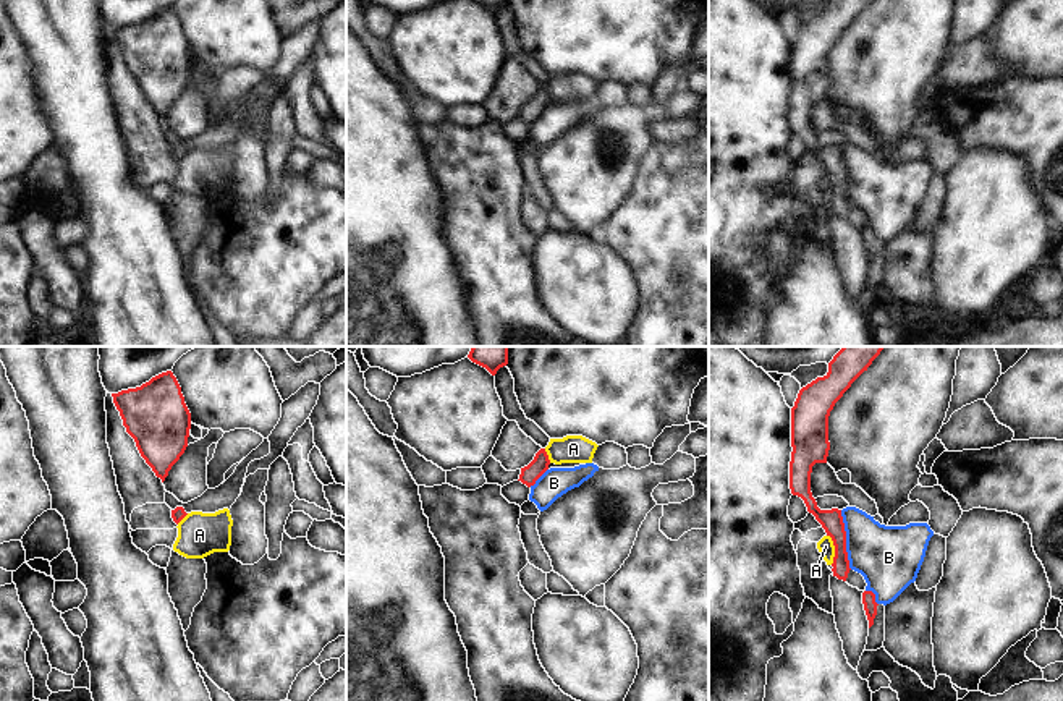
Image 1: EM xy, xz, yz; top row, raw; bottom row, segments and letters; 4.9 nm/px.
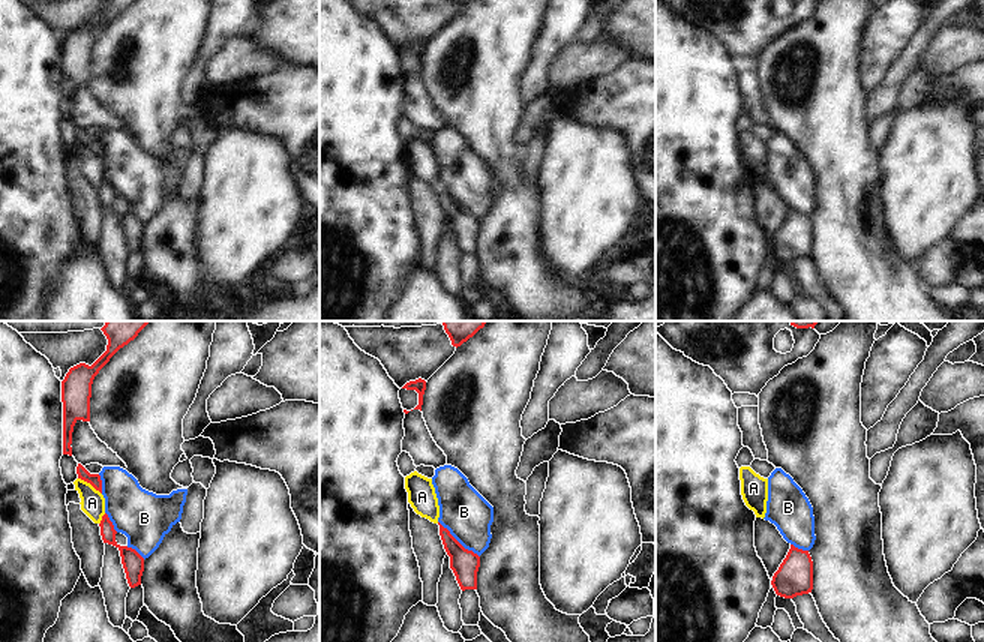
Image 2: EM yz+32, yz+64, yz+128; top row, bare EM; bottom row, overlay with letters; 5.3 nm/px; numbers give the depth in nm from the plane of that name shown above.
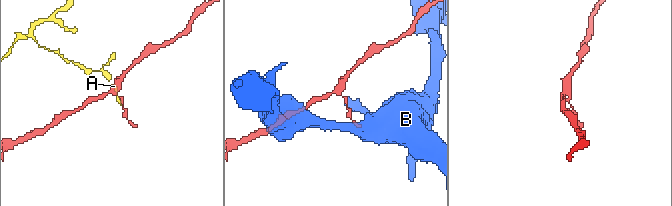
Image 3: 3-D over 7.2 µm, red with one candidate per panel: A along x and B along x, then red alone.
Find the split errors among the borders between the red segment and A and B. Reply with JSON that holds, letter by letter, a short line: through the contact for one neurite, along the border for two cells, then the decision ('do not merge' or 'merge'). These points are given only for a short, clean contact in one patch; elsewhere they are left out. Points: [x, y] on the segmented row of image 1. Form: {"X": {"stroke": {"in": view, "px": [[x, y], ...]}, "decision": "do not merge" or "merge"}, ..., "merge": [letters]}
{"A": {"stroke": {"in": "yz", "px": [[827, 535], [834, 544], [832, 564]]}, "decision": "do not merge"}, "B": {"stroke": {"in": "yz", "px": [[840, 510], [845, 551], [851, 569]]}, "decision": "do not merge"}, "merge": []}

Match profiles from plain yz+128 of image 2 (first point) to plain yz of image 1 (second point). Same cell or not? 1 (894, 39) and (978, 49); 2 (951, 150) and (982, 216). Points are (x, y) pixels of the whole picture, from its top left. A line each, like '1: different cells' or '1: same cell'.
1: different cells
2: same cell

